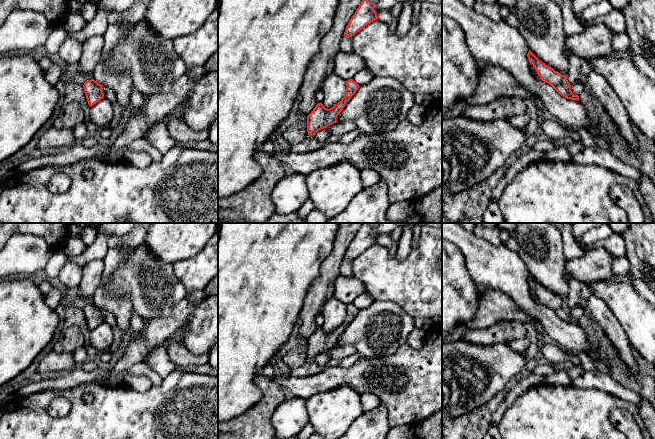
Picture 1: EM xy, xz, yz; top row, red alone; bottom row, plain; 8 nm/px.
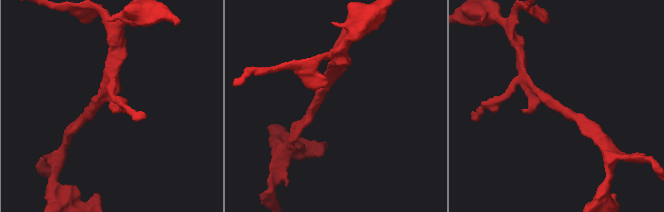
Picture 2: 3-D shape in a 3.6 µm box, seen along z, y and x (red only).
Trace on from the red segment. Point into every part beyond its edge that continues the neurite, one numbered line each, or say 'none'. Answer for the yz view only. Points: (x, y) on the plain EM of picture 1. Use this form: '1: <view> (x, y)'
none

